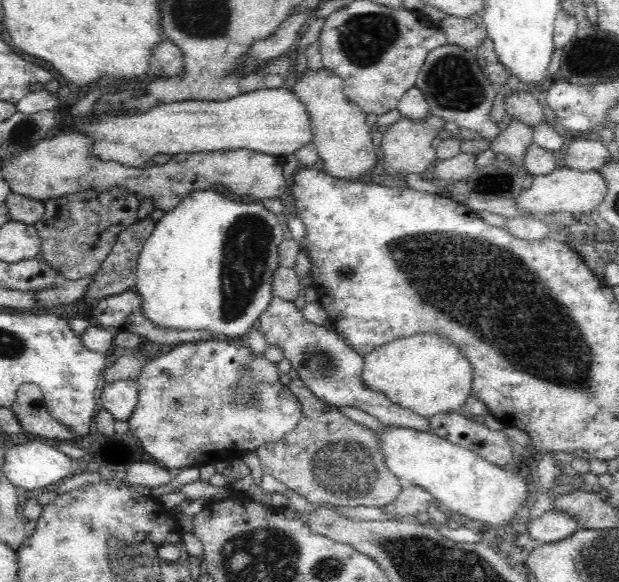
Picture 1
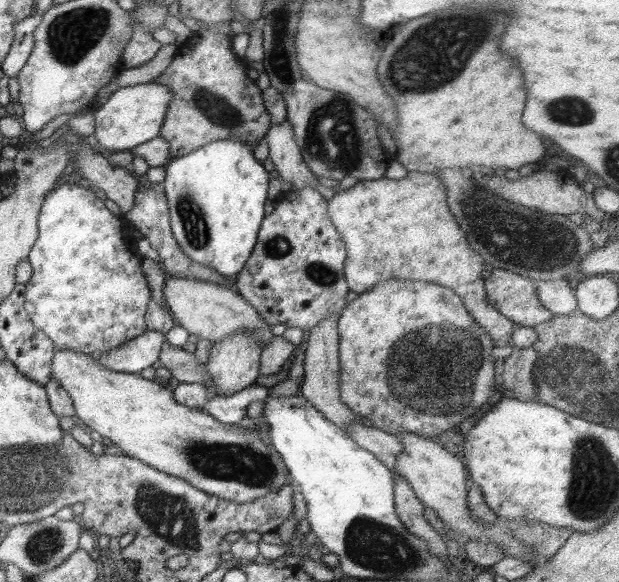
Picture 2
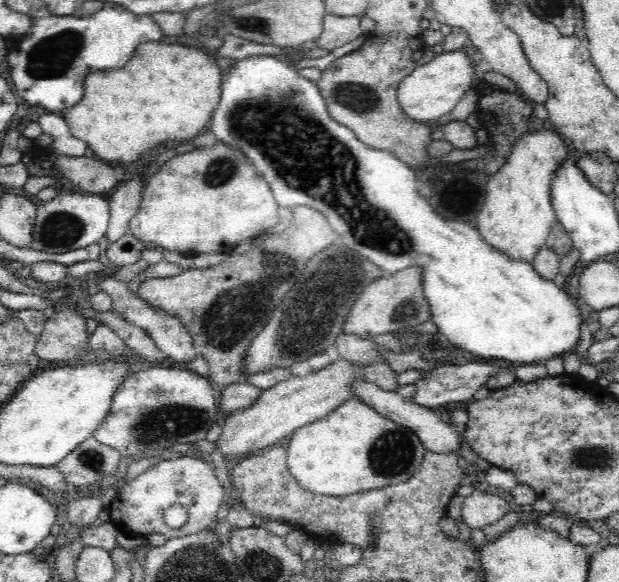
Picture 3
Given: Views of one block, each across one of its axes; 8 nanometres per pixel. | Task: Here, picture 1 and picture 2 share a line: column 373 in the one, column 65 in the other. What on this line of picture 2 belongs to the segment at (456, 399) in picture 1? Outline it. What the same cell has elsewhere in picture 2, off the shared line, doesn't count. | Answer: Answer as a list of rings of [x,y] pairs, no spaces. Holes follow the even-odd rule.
[[[58,350],[51,364],[51,378],[56,379],[71,396],[76,416],[92,430],[108,437],[108,440],[122,448],[123,454],[136,458],[154,470],[180,478],[188,484],[212,496],[224,500],[252,502],[286,485],[289,471],[276,449],[266,447],[260,441],[260,433],[238,424],[222,424],[204,409],[184,406],[173,397],[173,390],[160,382],[108,370],[96,362],[94,355],[72,350]]]

